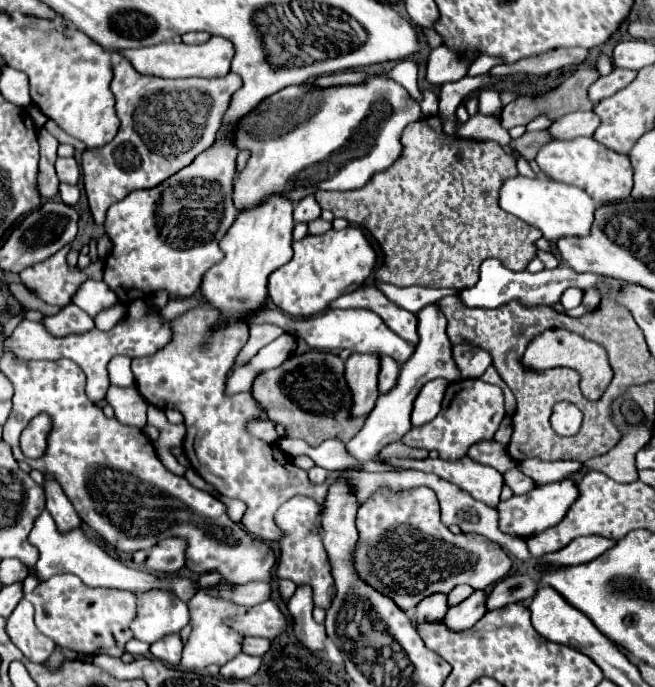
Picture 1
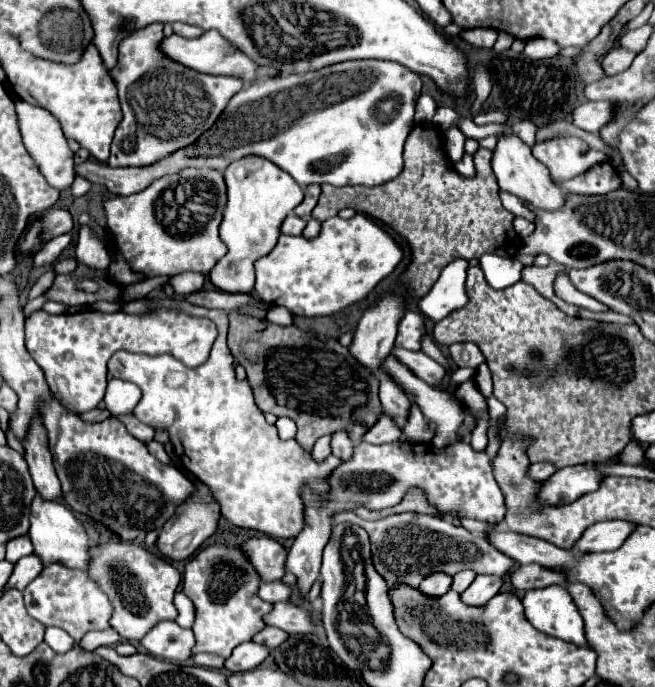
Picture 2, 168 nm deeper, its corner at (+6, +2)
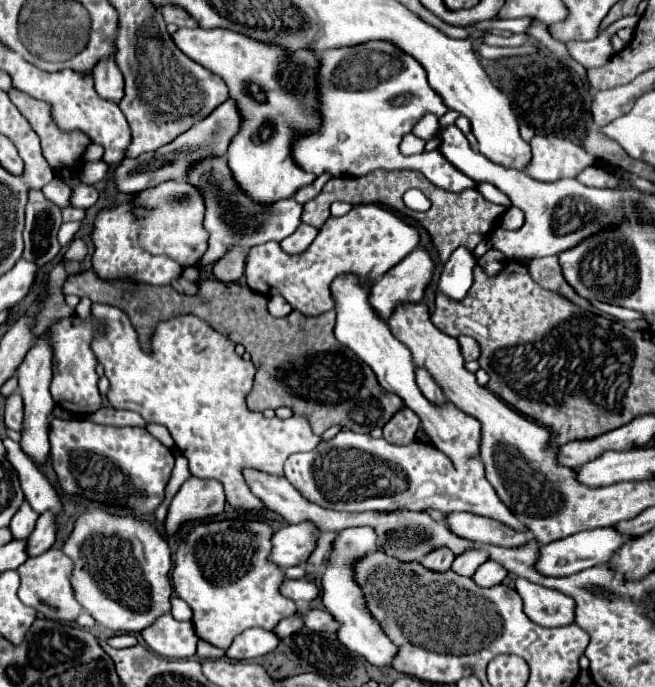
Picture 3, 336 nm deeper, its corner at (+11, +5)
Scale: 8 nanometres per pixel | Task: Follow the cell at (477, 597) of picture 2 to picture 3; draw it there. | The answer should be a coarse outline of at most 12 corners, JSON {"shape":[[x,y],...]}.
{"shape":[[487,561],[473,575],[477,585],[491,587],[507,575],[501,563]]}

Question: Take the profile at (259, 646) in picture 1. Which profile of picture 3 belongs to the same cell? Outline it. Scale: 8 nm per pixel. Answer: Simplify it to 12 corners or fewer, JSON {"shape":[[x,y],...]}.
{"shape":[[297,611],[293,617],[275,627],[275,633],[283,639],[303,629],[303,613]]}

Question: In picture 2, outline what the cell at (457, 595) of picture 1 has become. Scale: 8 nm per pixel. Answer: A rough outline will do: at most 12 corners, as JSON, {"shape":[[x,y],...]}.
{"shape":[[458,572],[450,590],[462,592],[476,578],[474,572]]}

